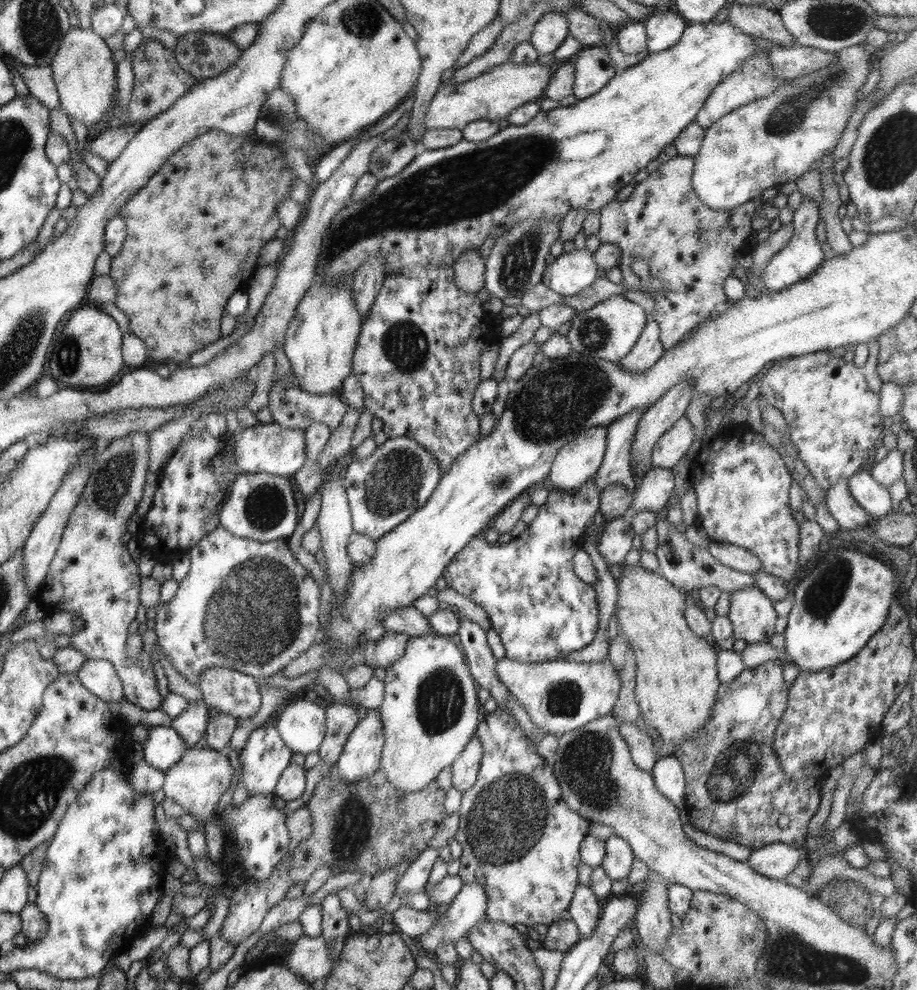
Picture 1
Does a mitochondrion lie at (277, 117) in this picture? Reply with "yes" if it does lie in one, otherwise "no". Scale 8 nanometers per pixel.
yes

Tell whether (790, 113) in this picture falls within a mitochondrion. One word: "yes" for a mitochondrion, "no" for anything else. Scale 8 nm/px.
yes

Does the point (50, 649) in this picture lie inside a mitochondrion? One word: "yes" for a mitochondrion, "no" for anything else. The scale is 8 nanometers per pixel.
no

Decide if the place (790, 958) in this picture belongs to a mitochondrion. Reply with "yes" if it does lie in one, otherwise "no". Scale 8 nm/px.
yes

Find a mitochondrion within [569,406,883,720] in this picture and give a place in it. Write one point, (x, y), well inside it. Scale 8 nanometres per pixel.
(823, 594)

